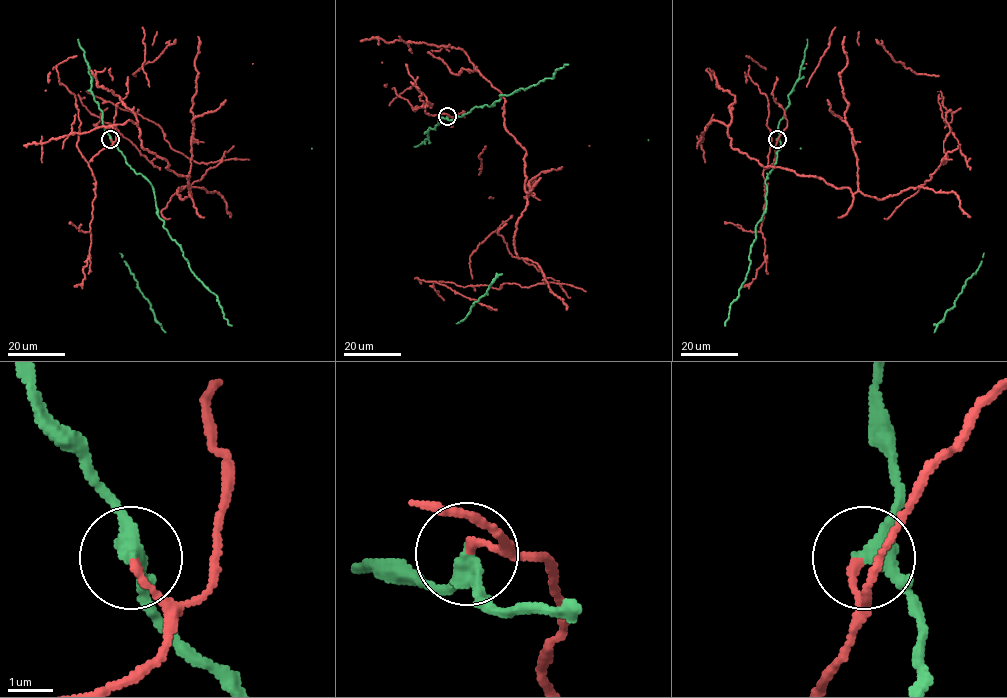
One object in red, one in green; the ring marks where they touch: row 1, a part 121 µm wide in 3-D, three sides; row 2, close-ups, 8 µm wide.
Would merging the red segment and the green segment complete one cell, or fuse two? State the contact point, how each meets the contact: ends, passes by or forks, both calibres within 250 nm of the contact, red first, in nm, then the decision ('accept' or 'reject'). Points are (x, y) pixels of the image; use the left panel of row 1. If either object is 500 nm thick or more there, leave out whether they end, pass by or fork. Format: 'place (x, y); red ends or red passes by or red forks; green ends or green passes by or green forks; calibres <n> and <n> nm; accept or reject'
place (110, 139); red ends; green passes by; calibres 170 and 340 nm; reject

